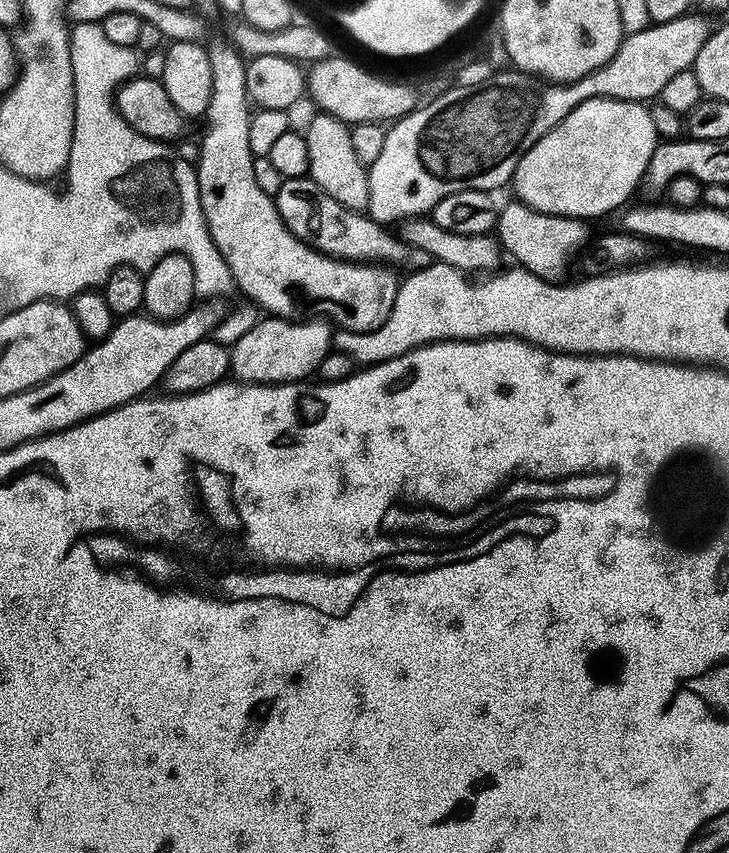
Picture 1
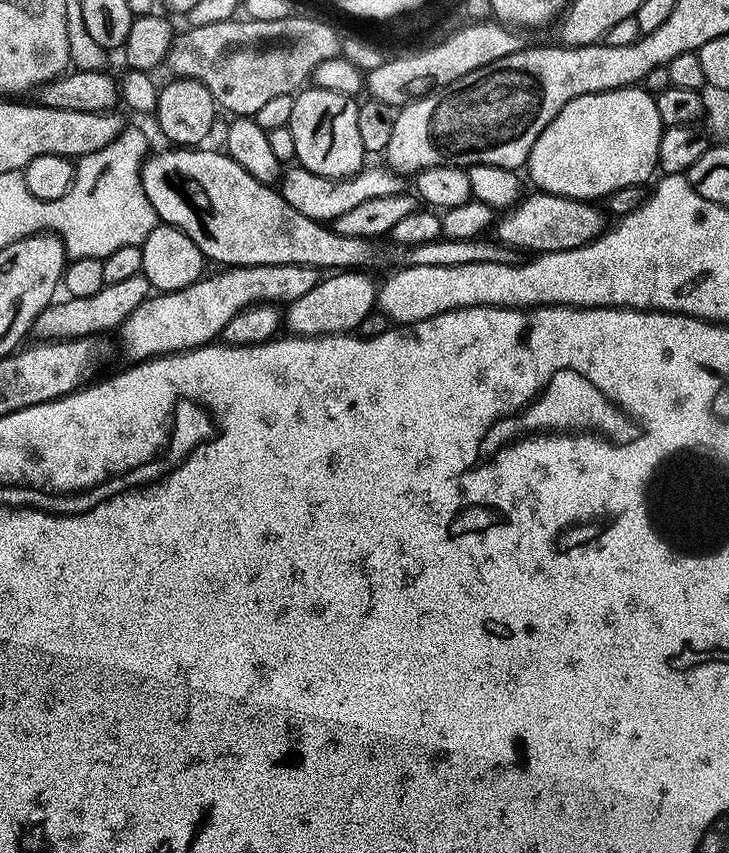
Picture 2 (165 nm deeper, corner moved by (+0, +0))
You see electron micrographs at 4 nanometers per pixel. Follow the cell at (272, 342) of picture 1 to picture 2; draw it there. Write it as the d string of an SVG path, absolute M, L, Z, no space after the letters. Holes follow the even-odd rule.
M340 270L329 280L321 279L314 286L314 290L309 290L307 294L302 294L302 298L295 300L293 304L286 308L286 328L294 336L338 336L341 334L355 333L358 322L370 315L374 311L376 303L377 289L372 288L372 280L369 273L364 270Z

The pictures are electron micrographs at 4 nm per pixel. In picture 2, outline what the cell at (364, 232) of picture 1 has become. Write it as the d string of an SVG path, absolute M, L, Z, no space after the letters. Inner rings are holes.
M292 166L283 173L282 195L298 214L306 214L306 218L317 222L331 222L336 220L338 214L344 214L350 210L350 206L358 206L366 198L378 198L379 196L394 196L401 191L401 177L390 171L387 167L365 167L355 176L346 176L343 180L331 180L329 176L319 176L313 172L307 172L305 168Z

